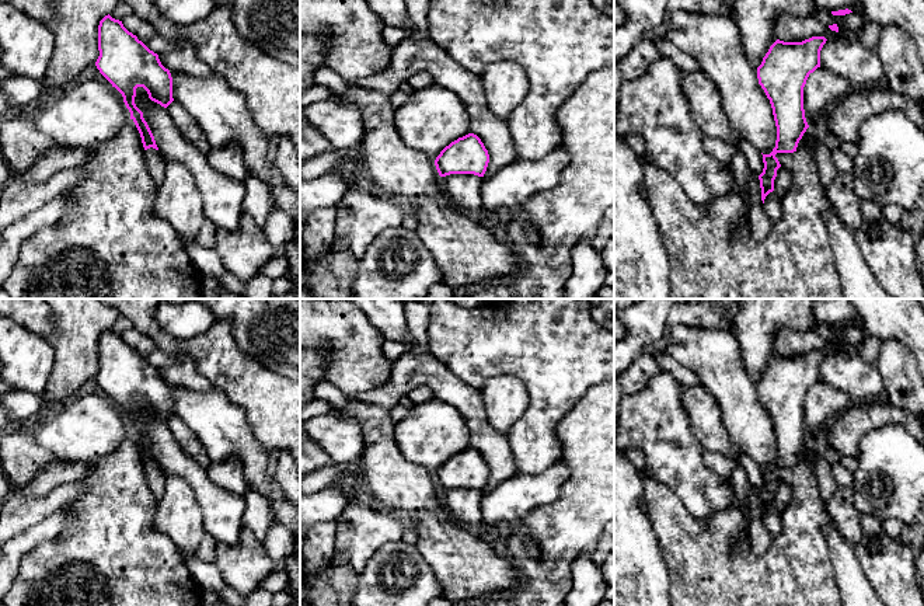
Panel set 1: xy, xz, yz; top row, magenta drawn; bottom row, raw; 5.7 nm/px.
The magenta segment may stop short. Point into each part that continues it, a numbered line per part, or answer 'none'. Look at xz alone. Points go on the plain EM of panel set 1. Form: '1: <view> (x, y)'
1: xz (463, 504)

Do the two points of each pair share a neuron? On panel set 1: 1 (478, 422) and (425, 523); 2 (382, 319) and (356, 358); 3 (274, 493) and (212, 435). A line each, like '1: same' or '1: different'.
1: different
2: different
3: same

